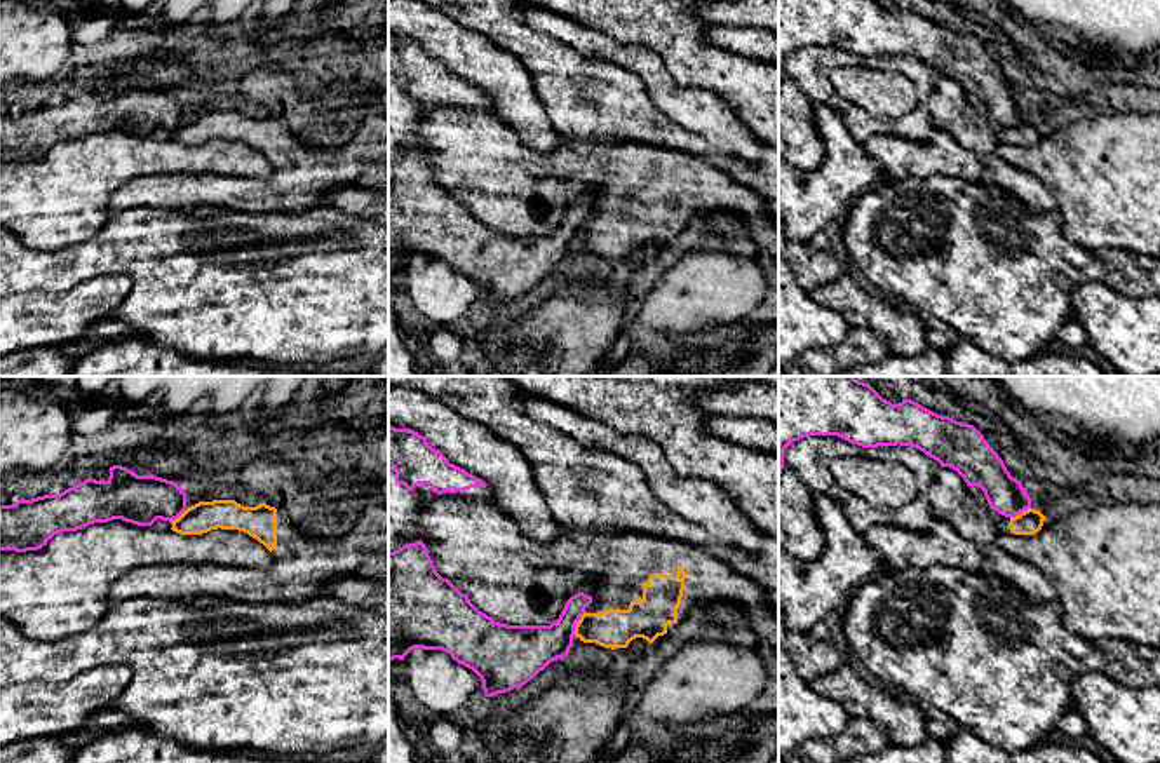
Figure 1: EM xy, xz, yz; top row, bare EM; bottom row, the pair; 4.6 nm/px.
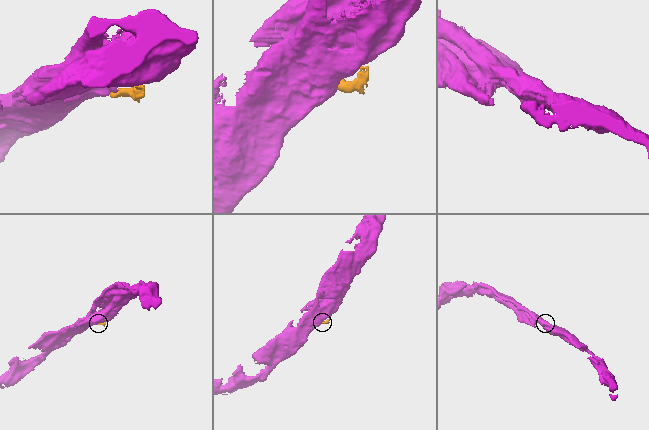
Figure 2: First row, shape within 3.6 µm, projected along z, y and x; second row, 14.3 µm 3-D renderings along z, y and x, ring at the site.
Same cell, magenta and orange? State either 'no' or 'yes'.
no

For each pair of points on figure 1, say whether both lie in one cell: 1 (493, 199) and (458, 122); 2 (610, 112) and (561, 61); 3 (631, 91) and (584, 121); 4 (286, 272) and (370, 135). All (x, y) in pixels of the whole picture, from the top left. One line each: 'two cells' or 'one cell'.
1: one cell
2: one cell
3: one cell
4: two cells

